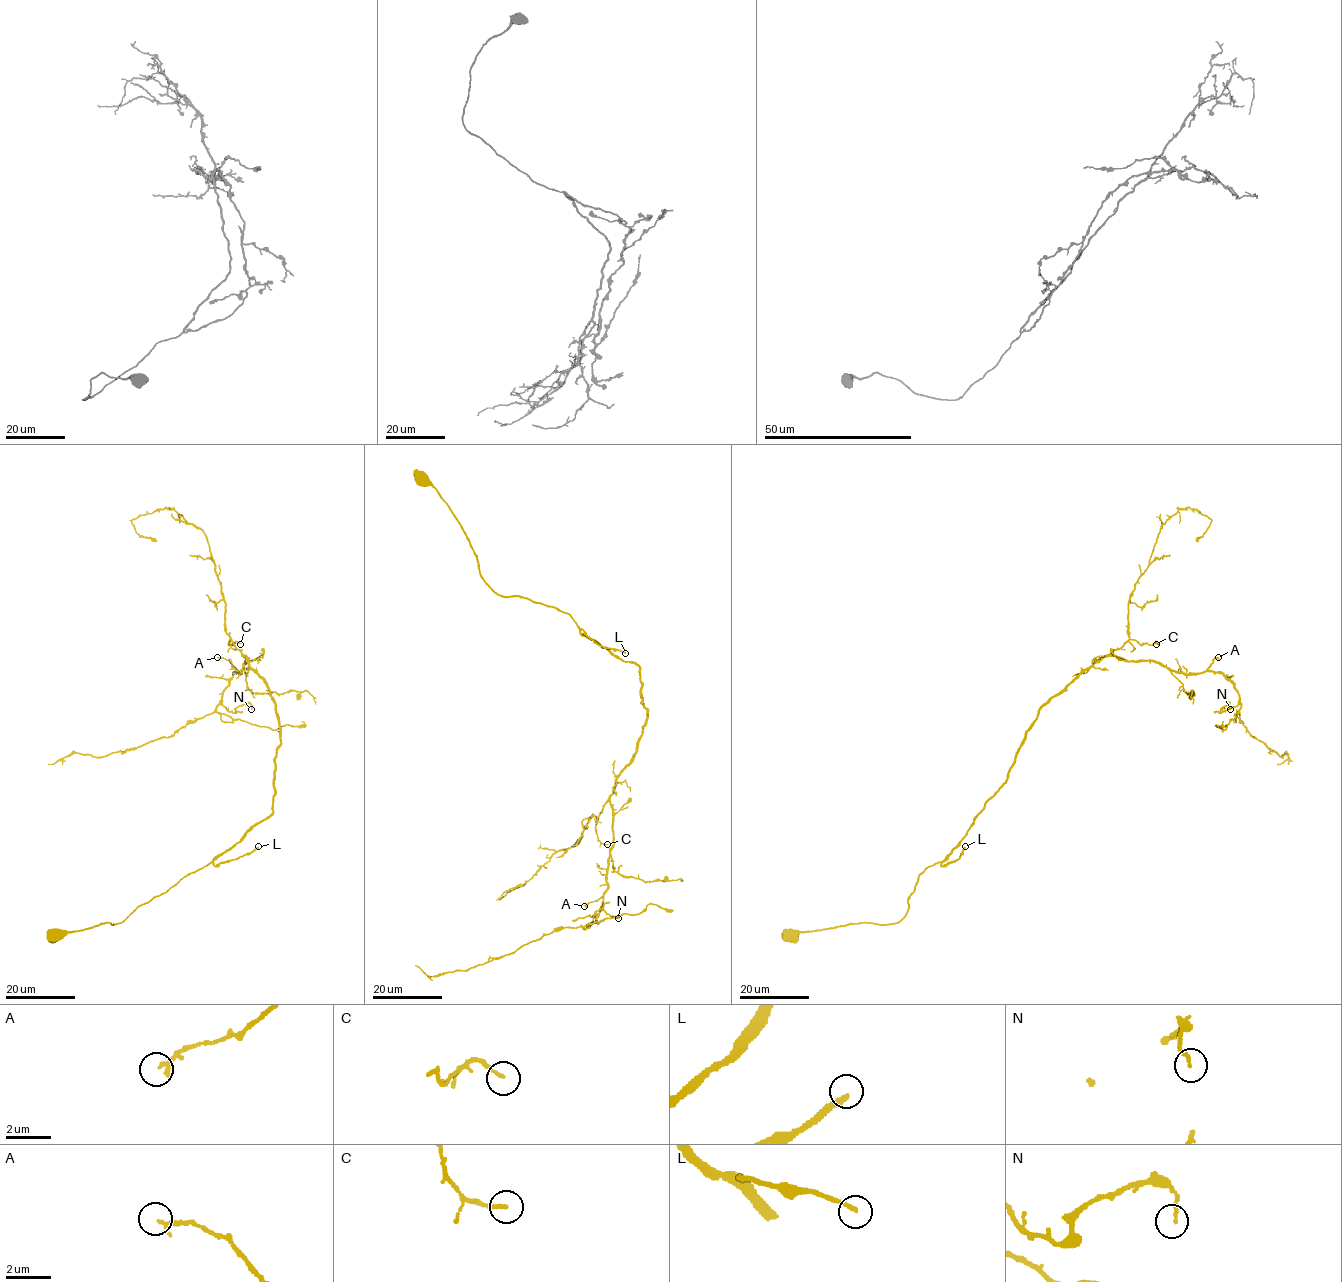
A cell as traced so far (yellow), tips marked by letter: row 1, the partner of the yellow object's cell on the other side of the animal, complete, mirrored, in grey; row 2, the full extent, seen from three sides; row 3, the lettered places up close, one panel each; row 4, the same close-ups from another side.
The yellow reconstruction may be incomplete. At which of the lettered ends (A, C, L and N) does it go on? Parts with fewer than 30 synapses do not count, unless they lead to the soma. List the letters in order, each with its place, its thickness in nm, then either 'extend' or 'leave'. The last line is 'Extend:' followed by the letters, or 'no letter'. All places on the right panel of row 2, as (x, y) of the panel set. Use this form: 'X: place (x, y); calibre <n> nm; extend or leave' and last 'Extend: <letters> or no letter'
A: place (1218, 657); calibre 200 nm; leave
C: place (1156, 644); calibre 150 nm; leave
L: place (965, 846); calibre 200 nm; extend
N: place (1230, 709); calibre 140 nm; leave
Extend: L

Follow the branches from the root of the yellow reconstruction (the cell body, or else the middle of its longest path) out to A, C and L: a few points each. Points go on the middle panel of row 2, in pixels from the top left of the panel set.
A: (421, 476), (497, 594), (567, 613), (582, 634), (640, 668), (647, 718), (610, 796), (607, 890), (584, 906)
C: (421, 476), (497, 594), (567, 613), (582, 634), (640, 668), (647, 718), (598, 817), (595, 833), (607, 844)
L: (421, 476), (447, 505), (481, 578), (497, 594), (566, 612), (598, 644), (625, 653)

